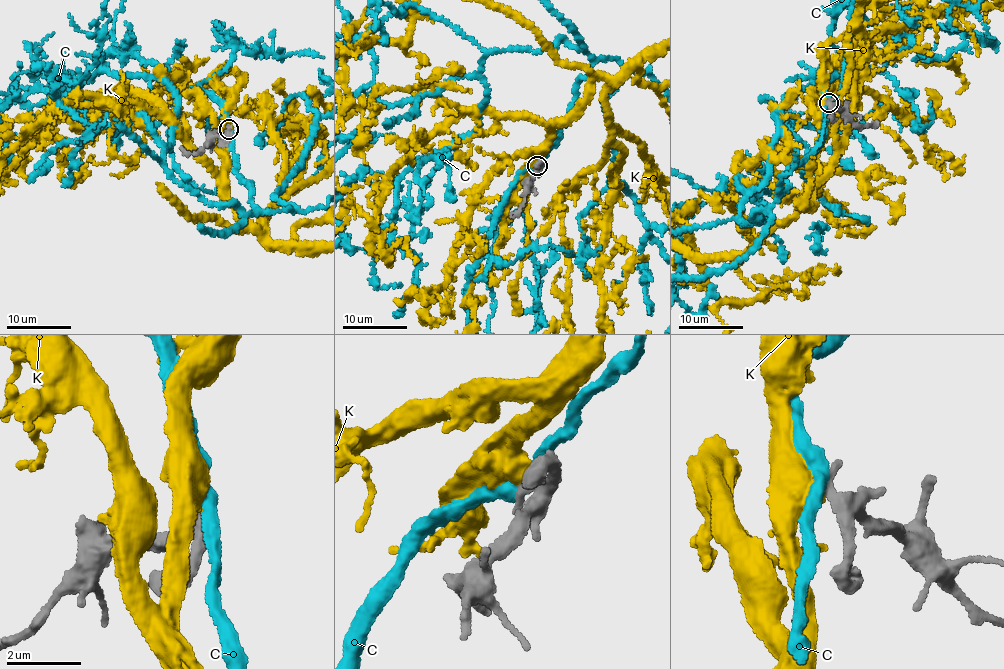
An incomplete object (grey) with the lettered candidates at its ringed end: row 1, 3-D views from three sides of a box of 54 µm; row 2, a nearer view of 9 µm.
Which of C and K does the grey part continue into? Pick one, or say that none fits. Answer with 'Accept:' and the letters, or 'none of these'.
Accept: none of these

